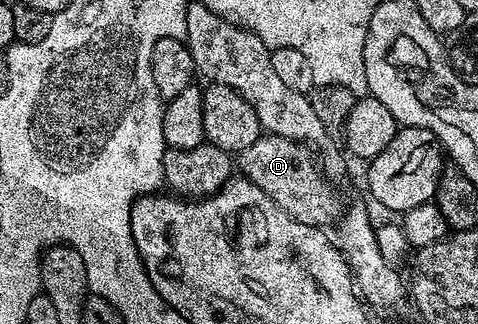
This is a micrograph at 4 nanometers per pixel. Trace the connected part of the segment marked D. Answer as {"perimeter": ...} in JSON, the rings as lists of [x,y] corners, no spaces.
{"perimeter":[[[273,135],[258,137],[252,147],[244,147],[244,151],[237,154],[236,169],[241,176],[256,183],[276,207],[300,223],[330,227],[344,212],[341,195],[330,186],[333,185],[331,178],[326,176],[319,158],[303,142]]]}

